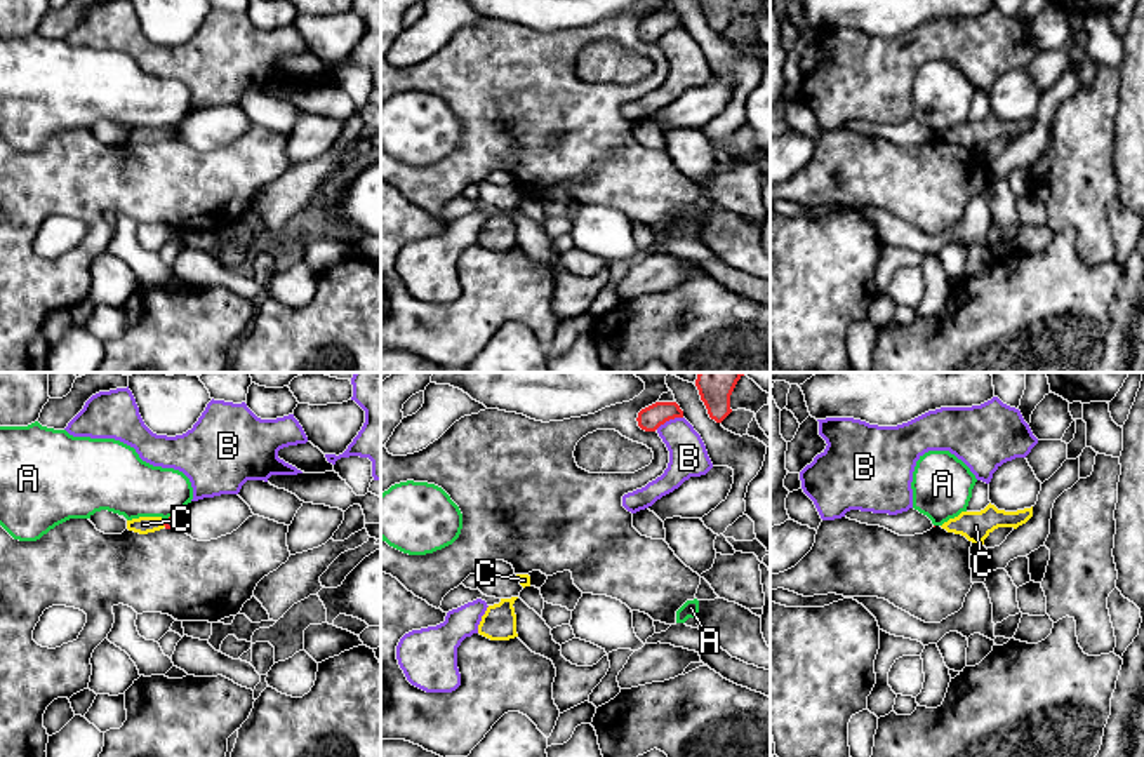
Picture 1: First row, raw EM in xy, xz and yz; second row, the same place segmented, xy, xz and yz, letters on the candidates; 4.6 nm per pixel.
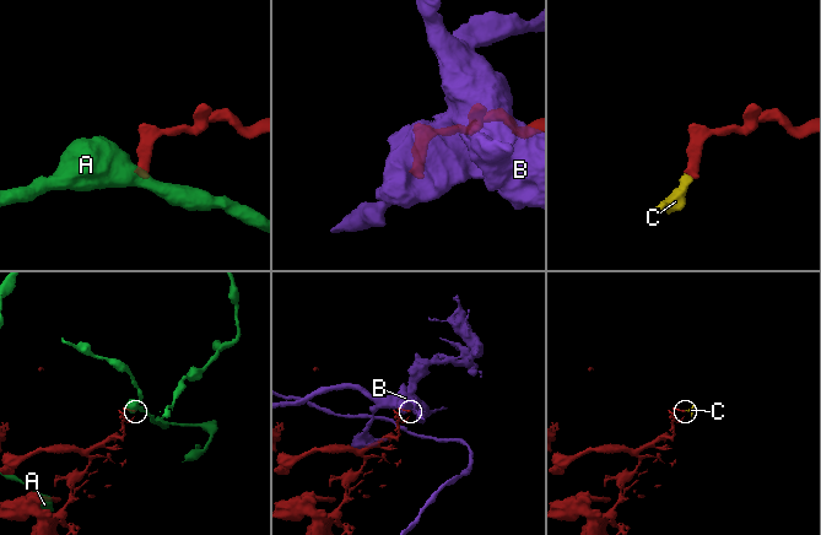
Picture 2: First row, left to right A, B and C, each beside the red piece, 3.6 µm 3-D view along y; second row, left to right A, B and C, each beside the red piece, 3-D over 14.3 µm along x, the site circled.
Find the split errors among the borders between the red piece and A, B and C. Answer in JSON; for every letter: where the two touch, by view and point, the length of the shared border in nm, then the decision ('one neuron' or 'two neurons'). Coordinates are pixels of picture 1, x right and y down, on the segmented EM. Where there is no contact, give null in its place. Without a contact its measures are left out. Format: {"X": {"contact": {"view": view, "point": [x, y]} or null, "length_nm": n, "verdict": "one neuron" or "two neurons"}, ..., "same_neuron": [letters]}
{"A": {"contact": {"view": "xy", "point": [169, 517]}, "length_nm": 40, "verdict": "two neurons"}, "B": {"contact": {"view": "xz", "point": [668, 420]}, "length_nm": 140, "verdict": "two neurons"}, "C": {"contact": {"view": "xy", "point": [164, 522]}, "length_nm": 40, "verdict": "one neuron"}, "same_neuron": ["C"]}

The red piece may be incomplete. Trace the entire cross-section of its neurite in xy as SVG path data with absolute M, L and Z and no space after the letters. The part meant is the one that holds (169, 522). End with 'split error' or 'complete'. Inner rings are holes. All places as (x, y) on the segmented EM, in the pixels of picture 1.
M139 517L139 519L132 519L127 520L127 529L139 533L139 534L148 534L148 533L155 533L160 529L174 529L176 527L176 520L172 517L169 519L162 519L162 517Z | split error

